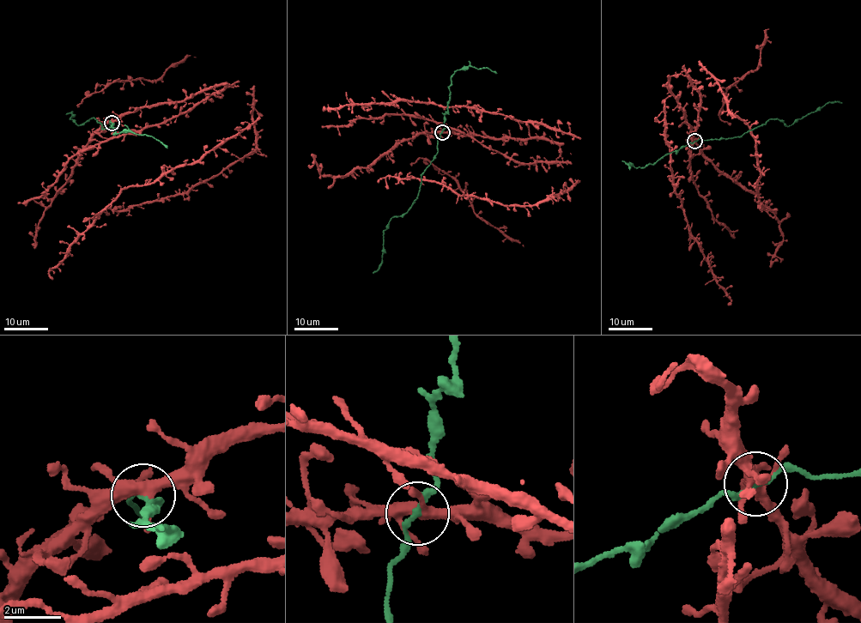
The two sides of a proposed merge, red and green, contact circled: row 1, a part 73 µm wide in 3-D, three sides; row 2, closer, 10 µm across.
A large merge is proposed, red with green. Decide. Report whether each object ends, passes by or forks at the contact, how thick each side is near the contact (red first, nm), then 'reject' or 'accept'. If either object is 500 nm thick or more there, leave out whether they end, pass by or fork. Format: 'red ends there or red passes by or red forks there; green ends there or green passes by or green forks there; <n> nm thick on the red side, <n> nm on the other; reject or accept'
red forks there; green passes by; 360 nm thick on the red side, 190 nm on the other; accept

